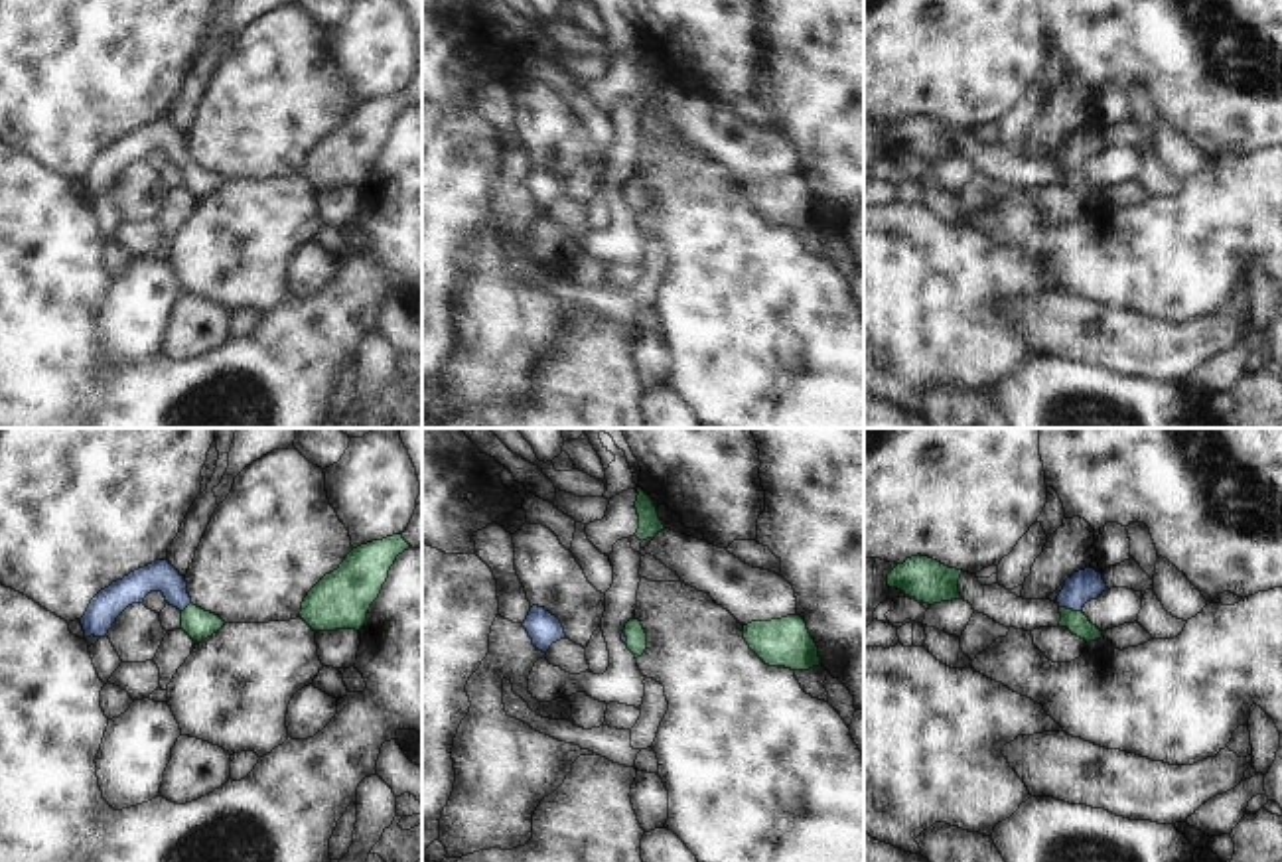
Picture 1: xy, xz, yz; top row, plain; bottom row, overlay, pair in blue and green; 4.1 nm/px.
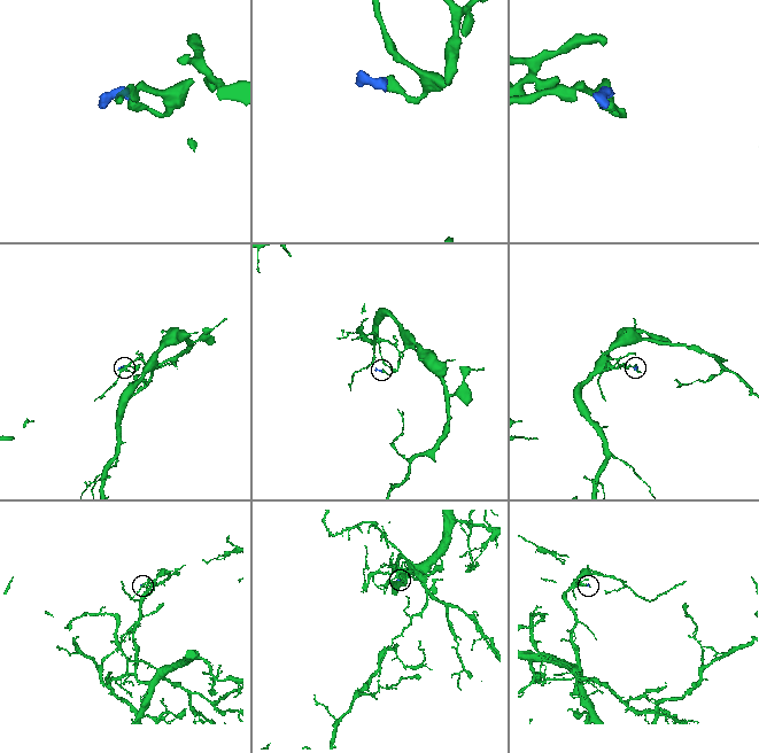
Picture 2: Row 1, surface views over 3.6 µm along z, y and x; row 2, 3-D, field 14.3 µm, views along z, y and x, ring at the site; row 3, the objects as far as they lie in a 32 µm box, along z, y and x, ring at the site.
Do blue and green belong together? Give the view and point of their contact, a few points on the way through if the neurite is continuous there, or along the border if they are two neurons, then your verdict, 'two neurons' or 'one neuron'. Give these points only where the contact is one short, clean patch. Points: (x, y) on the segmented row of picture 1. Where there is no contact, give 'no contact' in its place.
contact yz (1069, 608); way yz (1087, 584), (1069, 608), (1075, 622); one neuron

